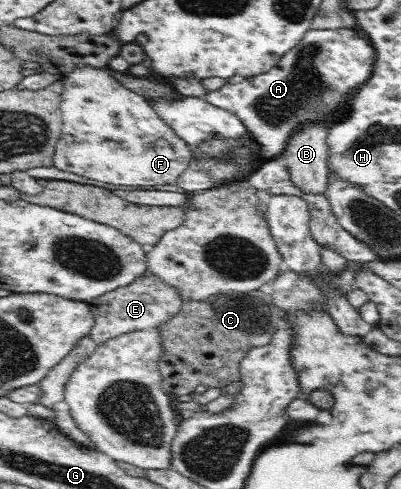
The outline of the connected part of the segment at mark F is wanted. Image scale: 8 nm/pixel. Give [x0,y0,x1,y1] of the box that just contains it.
[52,66,190,189]

